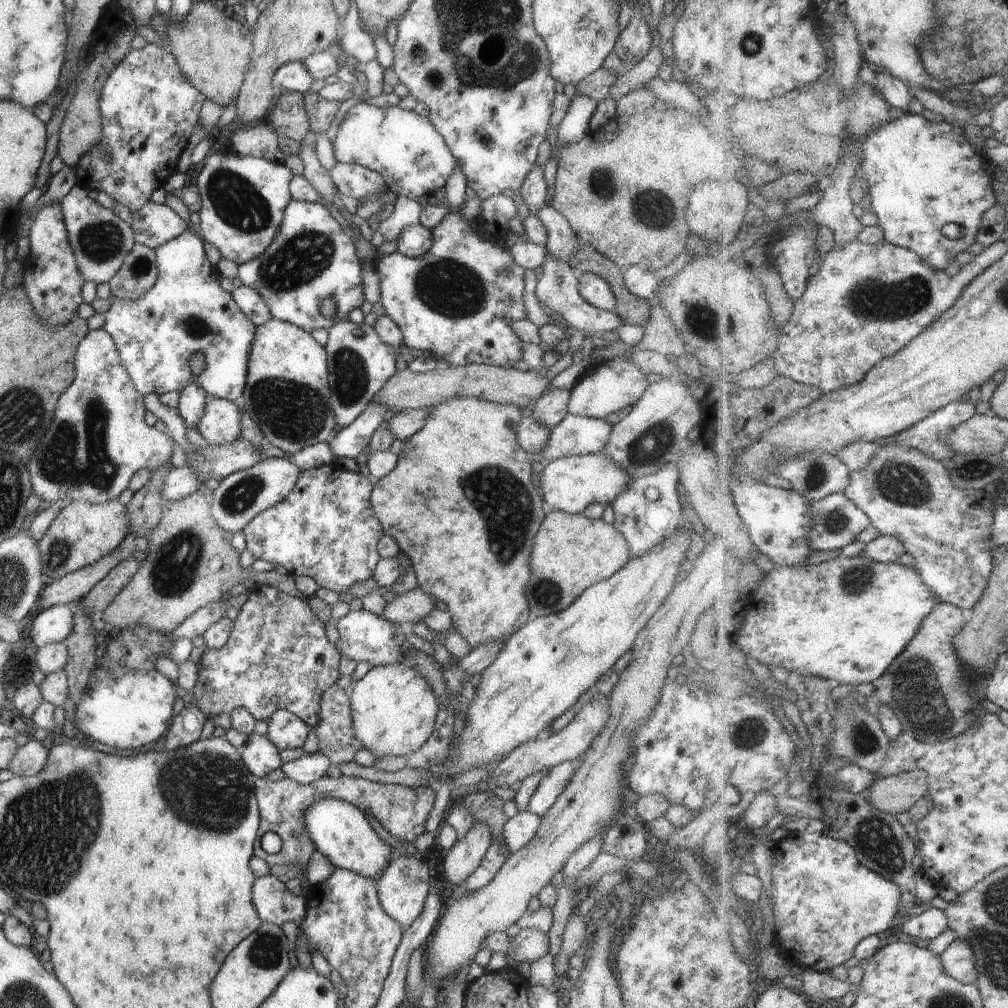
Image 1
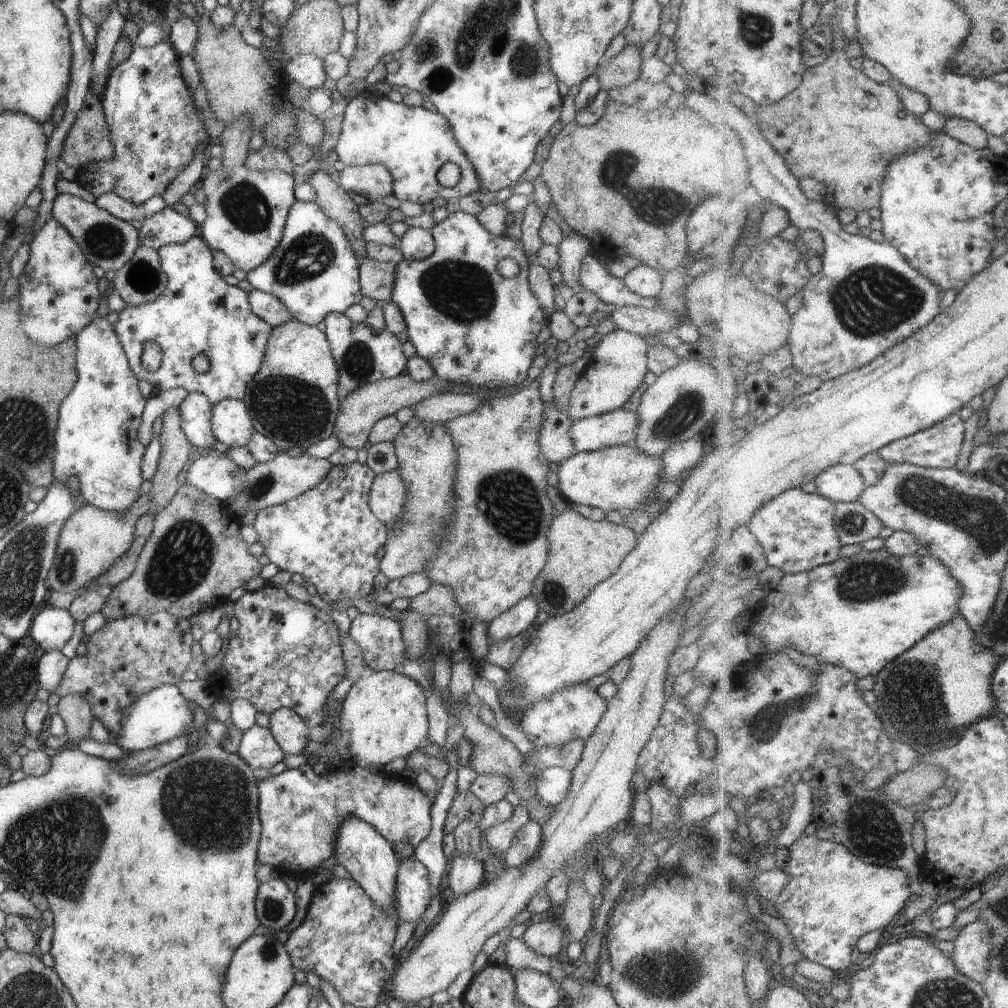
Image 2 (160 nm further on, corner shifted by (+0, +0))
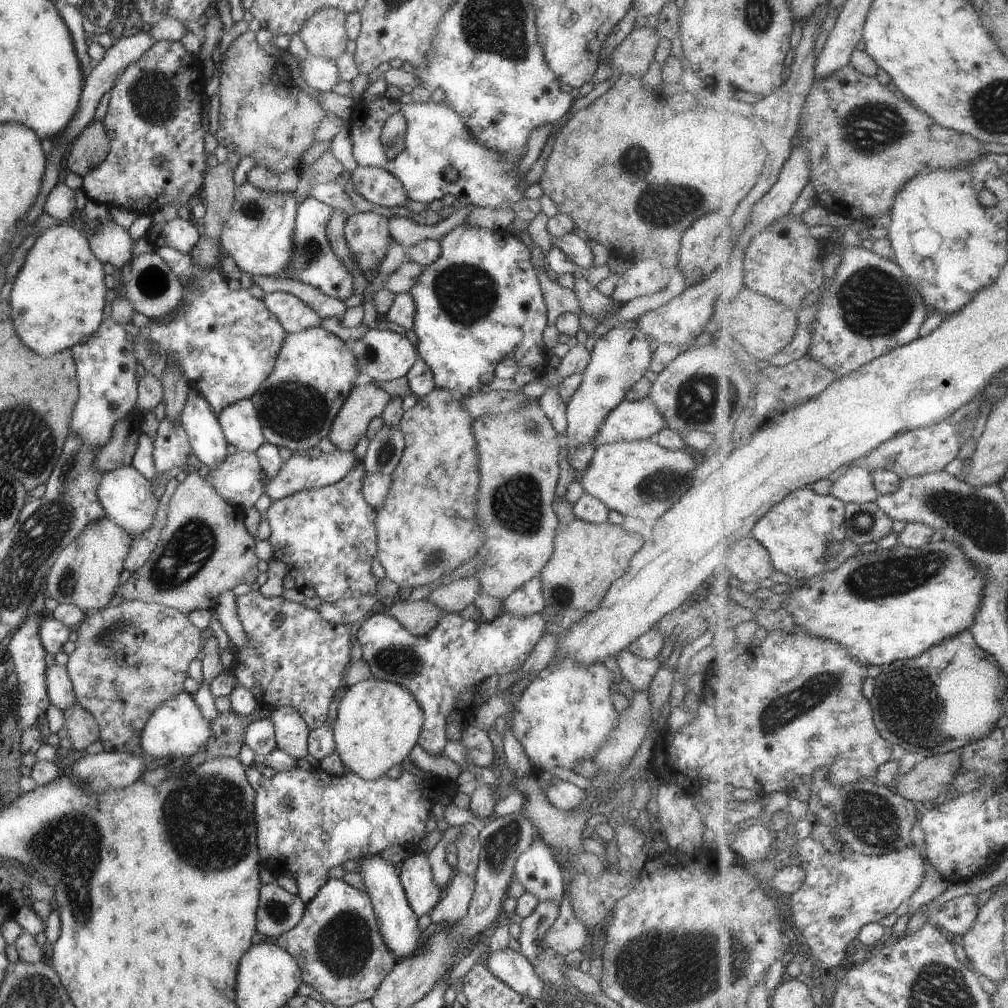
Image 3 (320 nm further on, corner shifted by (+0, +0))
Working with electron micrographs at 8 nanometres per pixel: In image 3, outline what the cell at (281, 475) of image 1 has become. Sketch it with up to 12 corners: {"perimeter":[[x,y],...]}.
{"perimeter":[[353,451],[292,454],[264,492],[274,501],[333,484],[358,458]]}

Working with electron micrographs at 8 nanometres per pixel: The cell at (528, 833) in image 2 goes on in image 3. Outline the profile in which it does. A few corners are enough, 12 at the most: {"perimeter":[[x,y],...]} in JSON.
{"perimeter":[[542,840],[512,876],[539,902],[560,904],[566,878]]}

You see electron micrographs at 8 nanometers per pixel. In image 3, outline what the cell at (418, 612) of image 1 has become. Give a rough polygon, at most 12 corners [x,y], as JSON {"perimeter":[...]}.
{"perimeter":[[469,575],[435,586],[425,599],[458,614],[480,594]]}

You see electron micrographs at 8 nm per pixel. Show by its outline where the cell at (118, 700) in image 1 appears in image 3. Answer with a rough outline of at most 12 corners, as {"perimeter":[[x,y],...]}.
{"perimeter":[[181,692],[149,715],[143,754],[189,757],[205,748],[210,722]]}

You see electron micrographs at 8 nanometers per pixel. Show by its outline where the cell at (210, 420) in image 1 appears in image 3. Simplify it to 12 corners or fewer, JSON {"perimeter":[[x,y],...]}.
{"perimeter":[[251,399],[226,406],[216,419],[237,451],[265,442]]}

